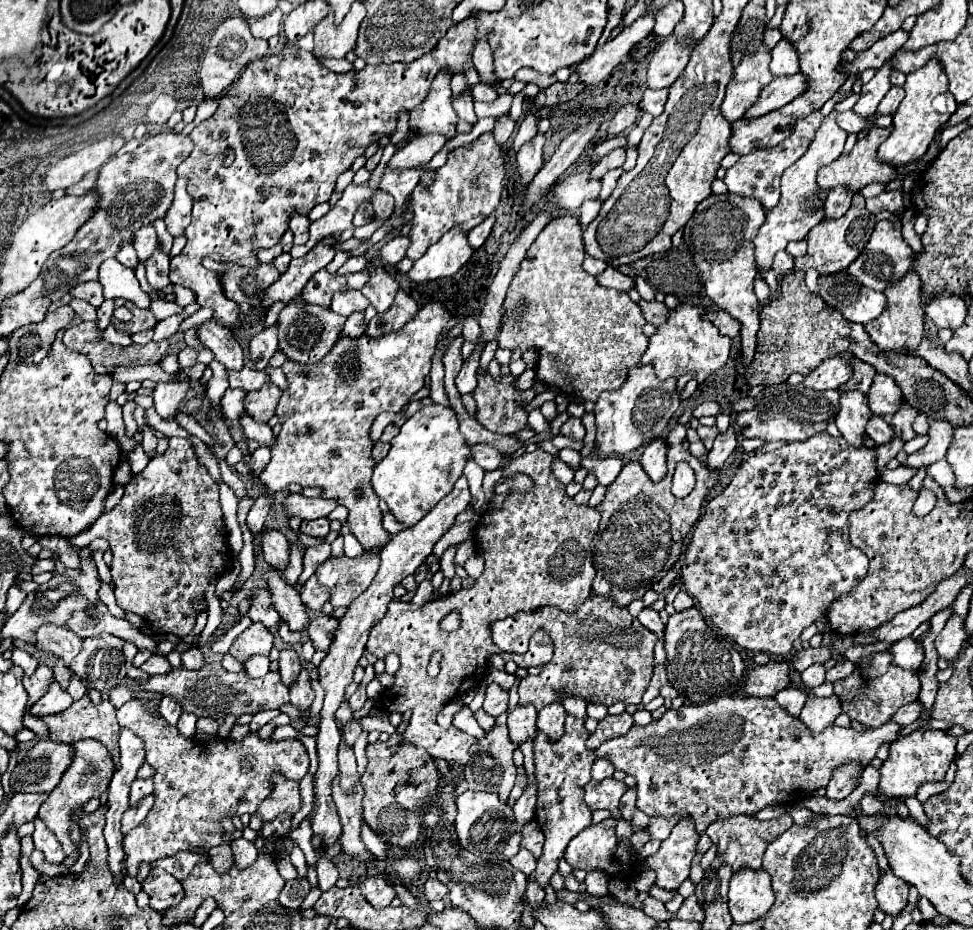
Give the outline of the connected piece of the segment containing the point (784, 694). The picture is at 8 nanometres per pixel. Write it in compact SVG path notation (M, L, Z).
M787 686L785 690L777 692L777 696L775 696L775 700L781 704L781 708L785 708L791 716L801 714L801 708L805 706L805 698L807 698L807 692L797 686Z

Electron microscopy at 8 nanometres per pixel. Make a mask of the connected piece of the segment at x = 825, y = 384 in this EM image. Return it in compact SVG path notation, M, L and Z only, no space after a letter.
M839 354L839 356L825 358L811 374L805 376L803 384L819 392L839 390L839 386L843 386L851 376L853 376L851 362Z

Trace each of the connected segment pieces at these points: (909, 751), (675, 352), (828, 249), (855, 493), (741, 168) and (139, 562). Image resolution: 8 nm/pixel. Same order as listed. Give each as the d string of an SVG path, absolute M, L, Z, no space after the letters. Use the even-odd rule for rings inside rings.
M915 730L907 736L901 736L897 742L889 746L889 758L881 766L881 784L879 790L887 796L907 798L915 796L917 788L923 782L941 782L949 770L949 764L957 756L957 738L949 732L941 730Z
M679 302L673 310L669 310L667 322L661 324L649 338L649 348L643 354L641 362L651 364L661 380L667 380L671 376L681 378L683 374L695 372L697 380L703 382L709 374L713 374L727 362L731 348L731 340L727 336L721 336L719 330L707 318L703 318L703 314L703 308Z
M861 194L853 196L851 208L845 216L837 218L837 220L823 220L821 224L817 224L809 236L807 236L807 244L809 244L809 252L803 258L795 258L793 268L795 270L807 270L807 268L815 268L821 274L829 274L829 272L837 272L837 270L845 270L865 248L873 228L875 228L875 216L865 208L865 198Z
M823 432L817 434L805 442L793 442L793 444L785 444L781 450L775 452L767 452L767 454L755 454L751 456L747 462L743 462L731 484L719 494L715 496L703 510L703 516L699 518L699 522L695 524L693 530L693 538L691 544L687 546L685 552L685 560L683 560L683 568L681 568L681 582L687 588L687 592L699 602L699 610L705 616L707 622L711 622L713 626L717 626L719 630L723 630L725 634L729 634L741 648L753 650L753 652L765 652L769 656L787 656L793 652L793 640L799 638L799 634L815 624L819 618L825 616L829 604L833 600L837 600L839 594L849 592L859 580L865 578L867 574L867 566L869 560L863 552L859 552L857 548L853 548L847 540L847 518L853 510L863 508L871 498L873 498L873 488L877 484L877 466L875 466L875 448L865 448L865 446L851 446L847 444L843 438L833 438L831 434Z
M817 110L817 112L809 114L807 118L797 120L797 124L793 128L793 134L789 138L785 138L781 144L777 144L775 148L753 150L749 154L741 156L739 162L735 166L731 166L725 174L725 178L723 178L723 182L727 184L727 190L733 192L733 194L739 194L739 196L749 196L749 198L759 200L765 206L765 210L775 208L777 202L779 202L779 178L781 178L781 174L795 160L799 160L805 154L805 150L807 150L807 146L813 138L813 132L821 126L821 122L823 122L823 114Z
M169 438L165 454L153 456L147 468L129 480L121 502L111 512L99 516L91 528L69 538L69 542L81 548L83 542L91 542L95 538L105 538L111 544L111 574L117 604L123 610L127 608L141 616L153 634L187 636L193 630L197 616L193 598L205 594L209 576L219 576L231 558L231 550L227 546L227 528L223 524L223 512L219 506L219 486L209 476L207 468L197 462L195 452L185 438Z

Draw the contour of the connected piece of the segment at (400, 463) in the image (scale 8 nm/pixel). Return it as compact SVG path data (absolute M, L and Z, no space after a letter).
M431 404L415 412L401 432L391 440L389 454L375 466L373 488L383 498L397 522L405 526L417 524L443 496L453 490L453 484L463 474L469 460L469 444L459 432L457 416L451 408Z

